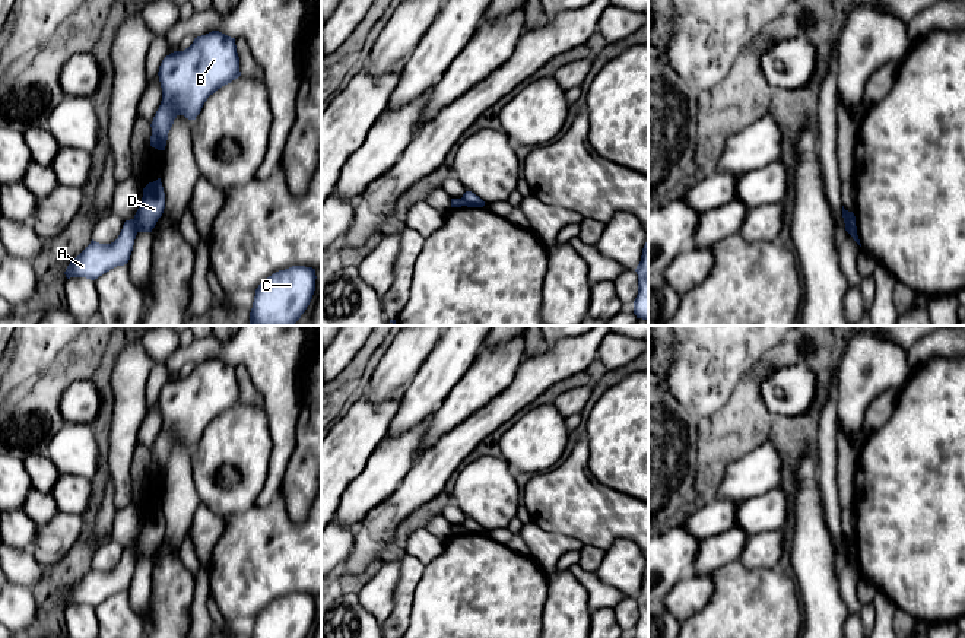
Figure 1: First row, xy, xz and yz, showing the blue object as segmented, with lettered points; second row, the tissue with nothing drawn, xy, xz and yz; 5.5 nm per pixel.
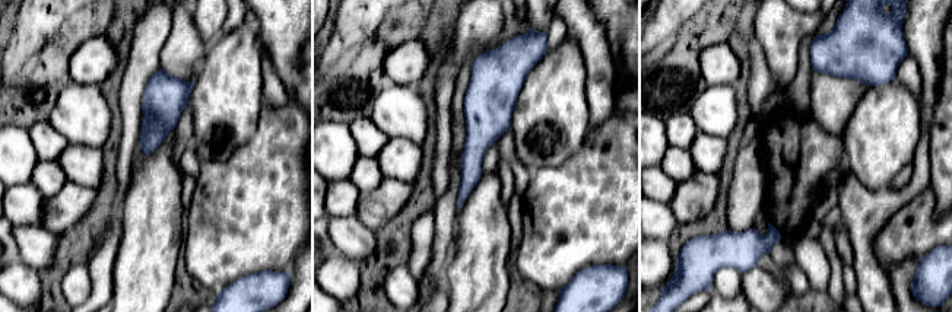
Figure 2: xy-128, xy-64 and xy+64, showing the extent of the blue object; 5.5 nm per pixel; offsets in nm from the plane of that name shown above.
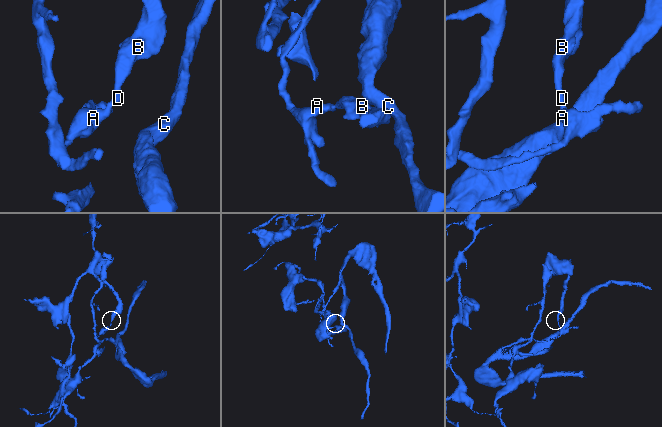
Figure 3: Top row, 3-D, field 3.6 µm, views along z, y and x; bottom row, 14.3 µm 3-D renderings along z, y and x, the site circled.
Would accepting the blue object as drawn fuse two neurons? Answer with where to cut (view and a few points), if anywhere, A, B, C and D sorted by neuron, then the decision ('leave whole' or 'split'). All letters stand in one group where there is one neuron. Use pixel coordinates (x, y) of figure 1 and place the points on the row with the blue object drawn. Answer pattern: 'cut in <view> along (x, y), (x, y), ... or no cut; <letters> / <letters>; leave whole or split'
cut in xy along (133, 219), (139, 231); A C / B D; split

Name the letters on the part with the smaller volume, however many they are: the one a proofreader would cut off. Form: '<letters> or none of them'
A, C

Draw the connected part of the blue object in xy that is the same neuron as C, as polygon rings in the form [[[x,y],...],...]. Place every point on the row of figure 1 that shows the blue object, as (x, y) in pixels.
[[[292,266],[264,279],[255,289],[250,326],[293,326],[315,291],[315,269]]]

